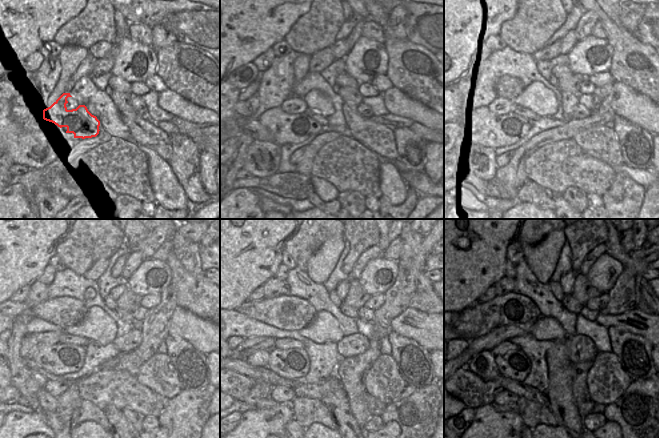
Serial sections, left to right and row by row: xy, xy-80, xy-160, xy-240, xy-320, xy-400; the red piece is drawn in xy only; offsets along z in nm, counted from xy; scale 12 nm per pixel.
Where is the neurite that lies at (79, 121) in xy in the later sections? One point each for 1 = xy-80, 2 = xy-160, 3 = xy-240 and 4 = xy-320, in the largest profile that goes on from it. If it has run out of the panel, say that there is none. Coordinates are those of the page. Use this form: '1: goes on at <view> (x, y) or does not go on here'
1: goes on at xy-80 (306, 127)
2: goes on at xy-160 (488, 129)
3: goes on at xy-240 (48, 353)
4: goes on at xy-320 (276, 356)

